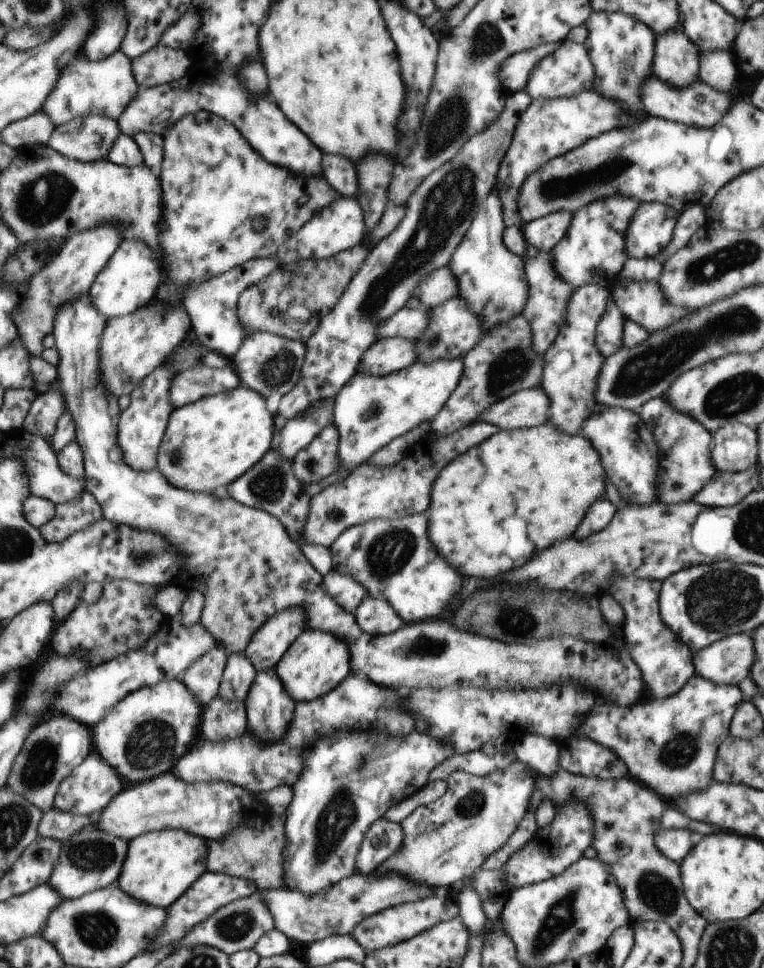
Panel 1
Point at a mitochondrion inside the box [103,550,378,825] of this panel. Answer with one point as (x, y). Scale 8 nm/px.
(150, 740)

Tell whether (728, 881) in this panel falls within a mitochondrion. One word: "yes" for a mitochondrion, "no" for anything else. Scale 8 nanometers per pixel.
no

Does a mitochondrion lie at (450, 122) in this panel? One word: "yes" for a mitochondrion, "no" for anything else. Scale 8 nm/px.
yes

